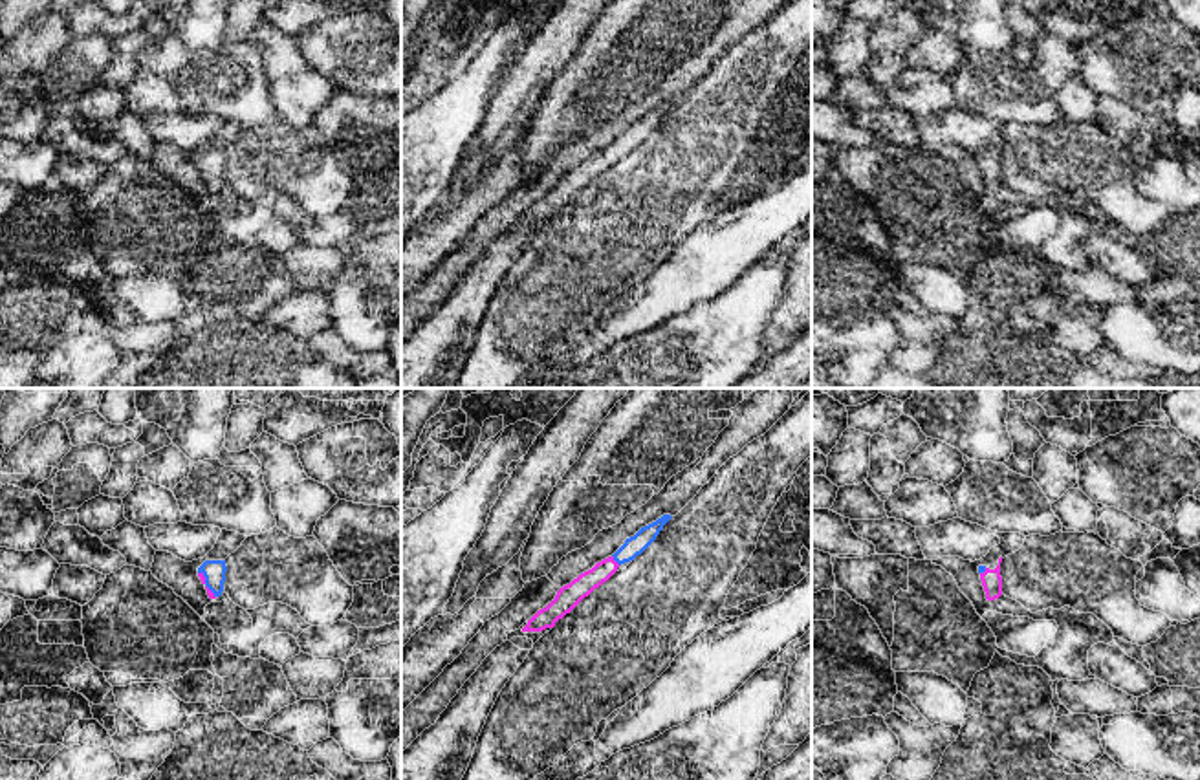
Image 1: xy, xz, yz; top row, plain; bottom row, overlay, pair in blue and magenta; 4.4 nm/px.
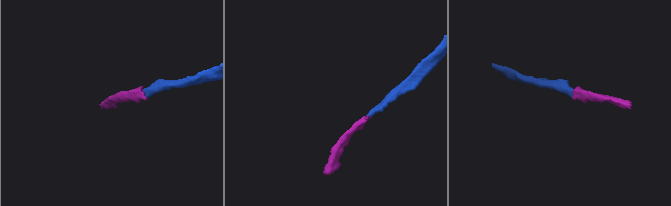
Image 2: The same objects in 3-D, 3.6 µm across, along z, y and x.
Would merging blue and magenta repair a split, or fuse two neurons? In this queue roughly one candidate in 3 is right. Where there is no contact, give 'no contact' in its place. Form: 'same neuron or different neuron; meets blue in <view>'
same neuron; meets blue in xz

